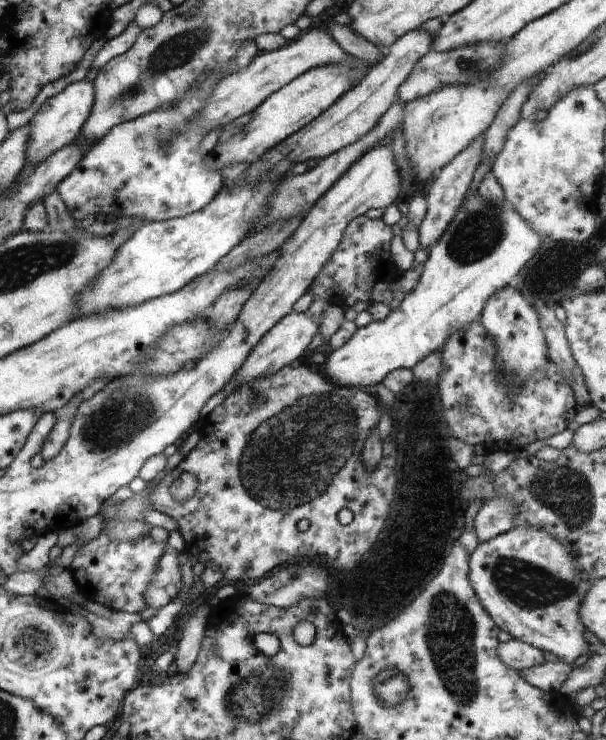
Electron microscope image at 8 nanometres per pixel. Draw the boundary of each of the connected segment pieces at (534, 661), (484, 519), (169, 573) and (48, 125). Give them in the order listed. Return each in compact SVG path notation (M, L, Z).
M516 639L499 643L496 652L498 652L498 658L502 664L506 664L508 668L518 672L524 668L530 668L530 666L544 664L546 661L543 650L538 650L535 646L530 646L528 643Z
M496 496L484 502L474 519L474 529L478 542L488 542L514 527L516 504L512 498Z
M165 551L162 558L158 560L158 570L144 594L146 606L158 610L174 600L184 588L178 554L178 551Z
M85 79L68 84L62 92L46 99L29 122L30 138L26 146L26 164L38 166L48 160L54 152L60 152L65 146L70 146L88 120L92 106L94 106L94 83Z

